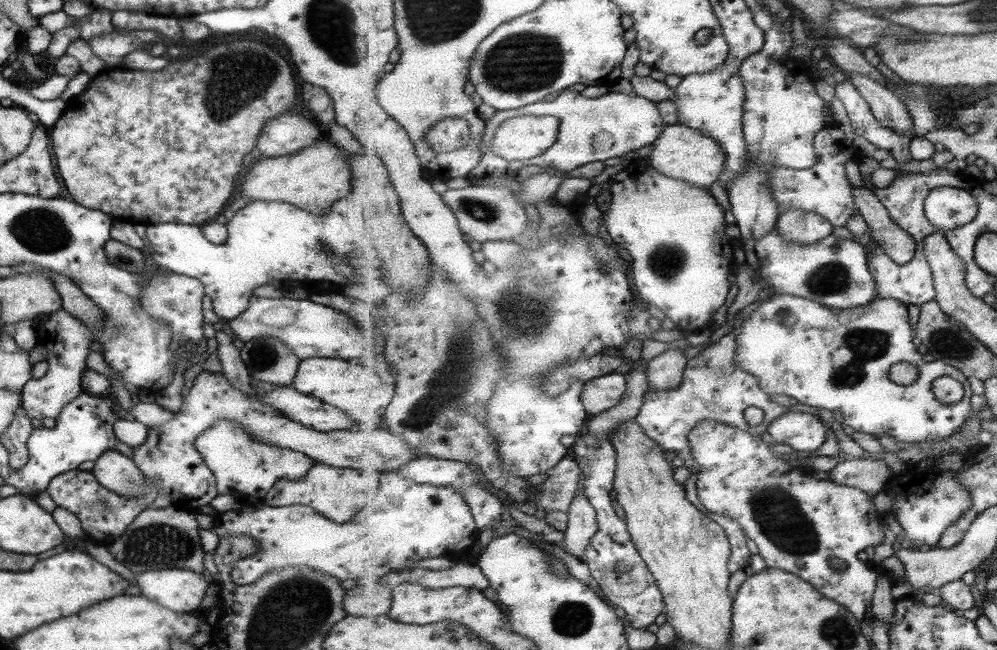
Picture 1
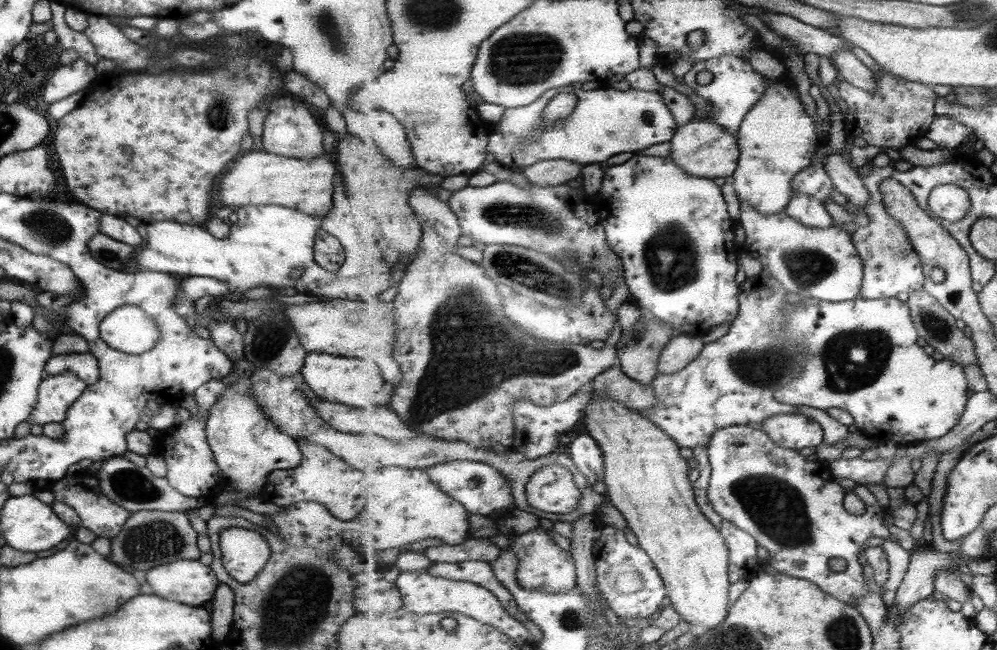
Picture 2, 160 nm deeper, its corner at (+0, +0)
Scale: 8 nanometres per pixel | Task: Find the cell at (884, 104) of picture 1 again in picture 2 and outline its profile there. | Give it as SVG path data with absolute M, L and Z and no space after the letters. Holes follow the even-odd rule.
M849 49L839 51L831 58L831 62L845 81L872 93L876 91L875 73L871 71L871 68L867 68Z

